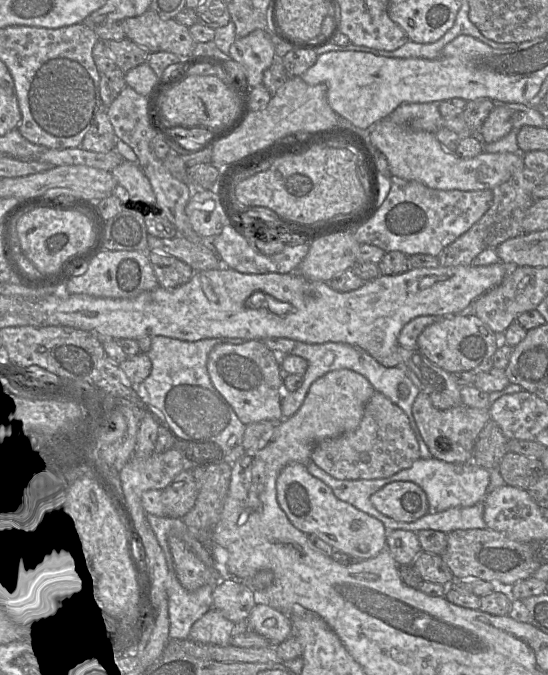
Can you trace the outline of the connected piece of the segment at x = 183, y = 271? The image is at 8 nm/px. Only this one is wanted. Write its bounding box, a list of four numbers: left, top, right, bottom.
[146,252,195,289]

